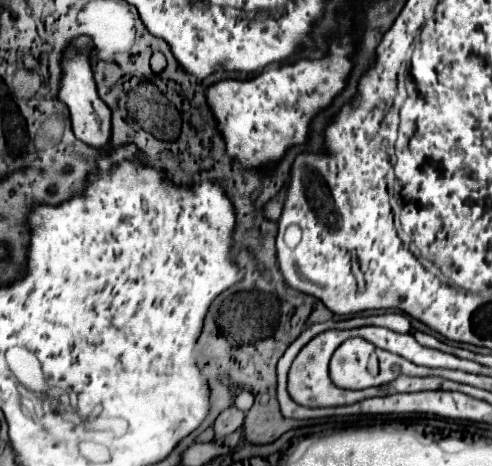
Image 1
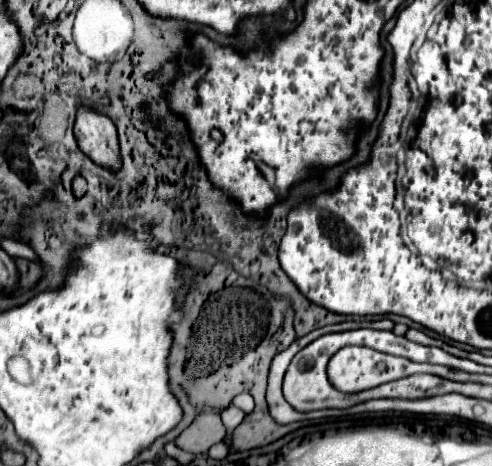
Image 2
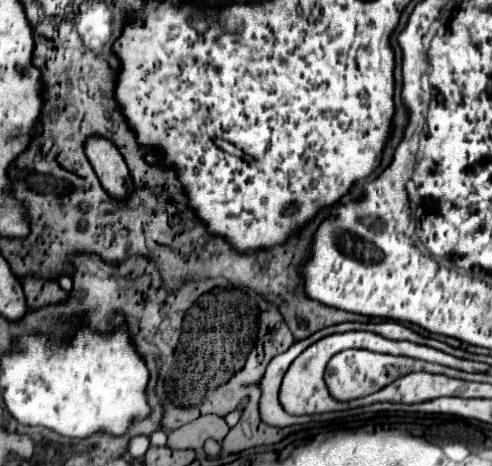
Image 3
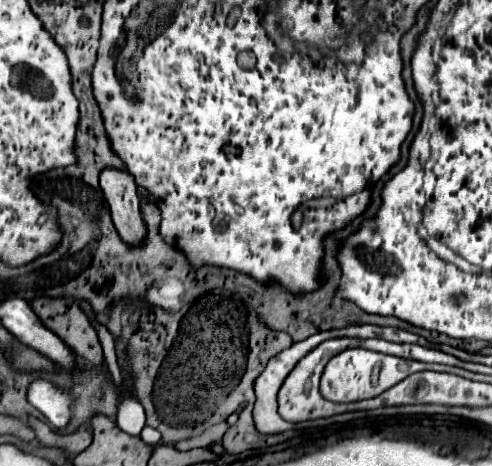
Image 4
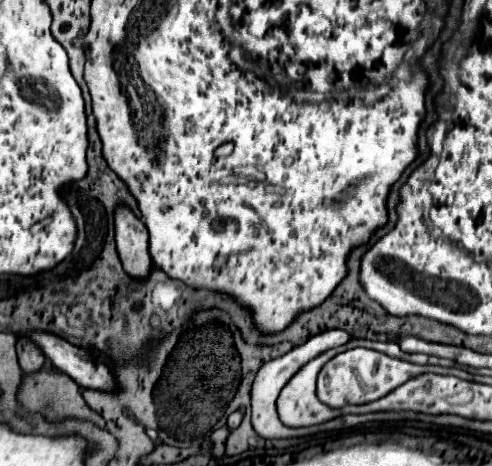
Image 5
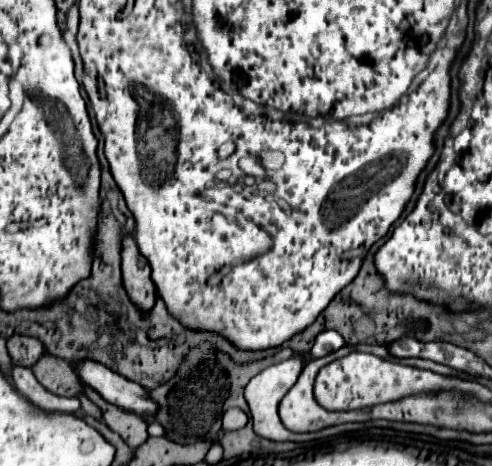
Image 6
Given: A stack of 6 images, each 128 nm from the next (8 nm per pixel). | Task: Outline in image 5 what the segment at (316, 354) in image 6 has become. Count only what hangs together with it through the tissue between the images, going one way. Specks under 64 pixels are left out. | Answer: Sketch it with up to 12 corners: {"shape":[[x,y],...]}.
{"shape":[[341,329],[312,336],[266,362],[252,384],[252,426],[262,438],[300,436],[276,414],[284,384],[316,354],[345,344]]}

